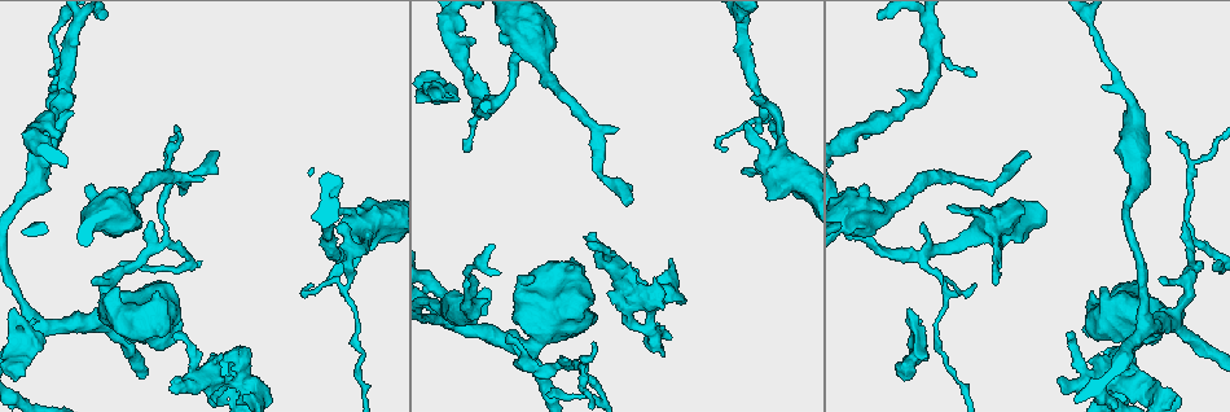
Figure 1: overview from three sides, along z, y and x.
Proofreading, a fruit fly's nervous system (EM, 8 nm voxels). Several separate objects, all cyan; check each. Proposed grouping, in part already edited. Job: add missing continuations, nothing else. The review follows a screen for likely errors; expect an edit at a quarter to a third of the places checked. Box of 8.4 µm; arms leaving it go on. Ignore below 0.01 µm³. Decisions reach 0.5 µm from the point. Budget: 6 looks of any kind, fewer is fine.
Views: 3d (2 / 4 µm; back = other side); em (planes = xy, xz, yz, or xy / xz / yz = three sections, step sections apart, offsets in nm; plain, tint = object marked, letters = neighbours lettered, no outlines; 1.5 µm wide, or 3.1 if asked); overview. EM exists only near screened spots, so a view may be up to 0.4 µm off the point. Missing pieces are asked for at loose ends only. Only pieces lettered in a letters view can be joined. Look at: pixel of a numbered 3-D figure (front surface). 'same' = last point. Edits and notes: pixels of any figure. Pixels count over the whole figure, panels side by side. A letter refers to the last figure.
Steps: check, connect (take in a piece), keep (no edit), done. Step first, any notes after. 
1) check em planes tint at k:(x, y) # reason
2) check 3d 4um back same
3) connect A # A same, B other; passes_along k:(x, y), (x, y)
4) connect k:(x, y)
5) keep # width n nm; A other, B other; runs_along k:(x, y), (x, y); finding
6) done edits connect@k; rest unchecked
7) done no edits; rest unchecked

check 3d 2um at 1:(467, 149) # tapers out

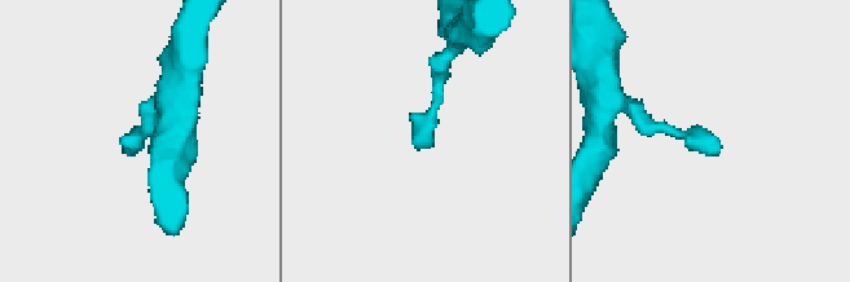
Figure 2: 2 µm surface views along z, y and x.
check em xz step 8 letters at 2:(714, 156)

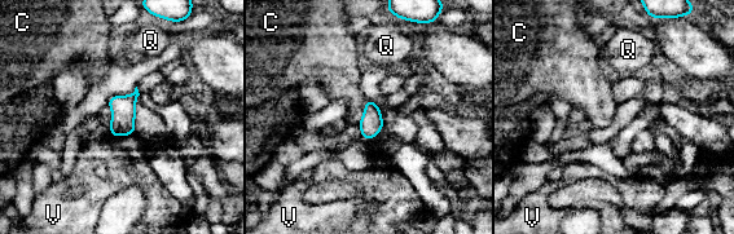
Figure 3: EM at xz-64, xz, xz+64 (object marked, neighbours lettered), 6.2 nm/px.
keep # width 140 nm; C other, Q other, V other; border 3:(368, 100), (364, 114), (357, 124); no lettered piece goes on from it

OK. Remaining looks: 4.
check em planes tint at 1:(169, 387) # thick end

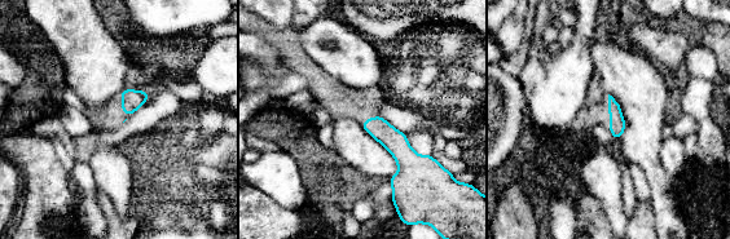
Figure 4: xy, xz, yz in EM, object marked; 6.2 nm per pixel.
check em planes letters same # see the neighbours

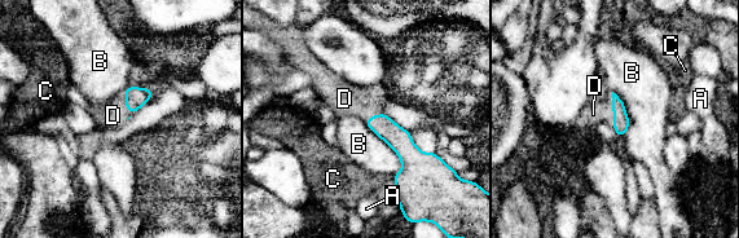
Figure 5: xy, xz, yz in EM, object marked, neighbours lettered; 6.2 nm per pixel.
connect D # A other, B other, C other, D same; passes_along 5:(620, 118), (614, 110), (593, 114); it goes on there

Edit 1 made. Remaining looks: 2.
check em xy step 4 tint at 1:(215, 154)

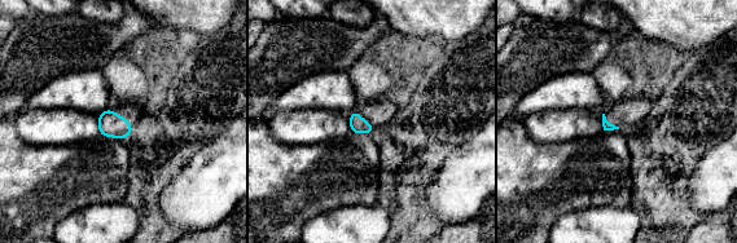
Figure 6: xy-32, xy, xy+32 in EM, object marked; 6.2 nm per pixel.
check em planes letters same # cut it another way

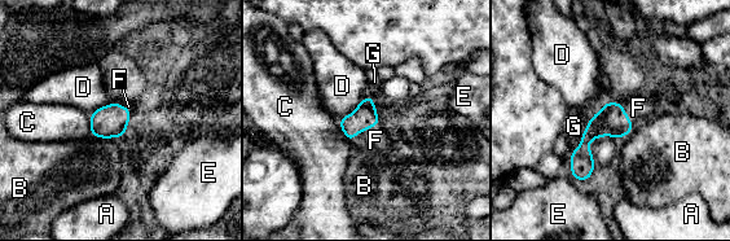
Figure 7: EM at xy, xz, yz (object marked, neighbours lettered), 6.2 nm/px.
connect F # width 150 nm; A other, B other, C other, D other, E other, F same, G other; it goes on there

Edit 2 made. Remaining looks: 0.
done edits connect@5, connect@7; rest unchecked

